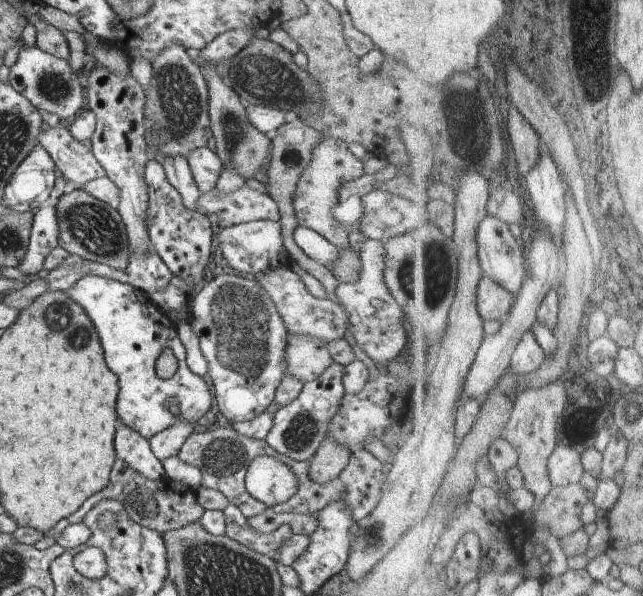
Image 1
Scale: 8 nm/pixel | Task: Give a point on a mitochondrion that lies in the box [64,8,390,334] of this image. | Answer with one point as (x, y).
(178, 101)

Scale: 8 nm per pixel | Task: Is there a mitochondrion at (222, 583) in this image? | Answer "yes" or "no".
yes

